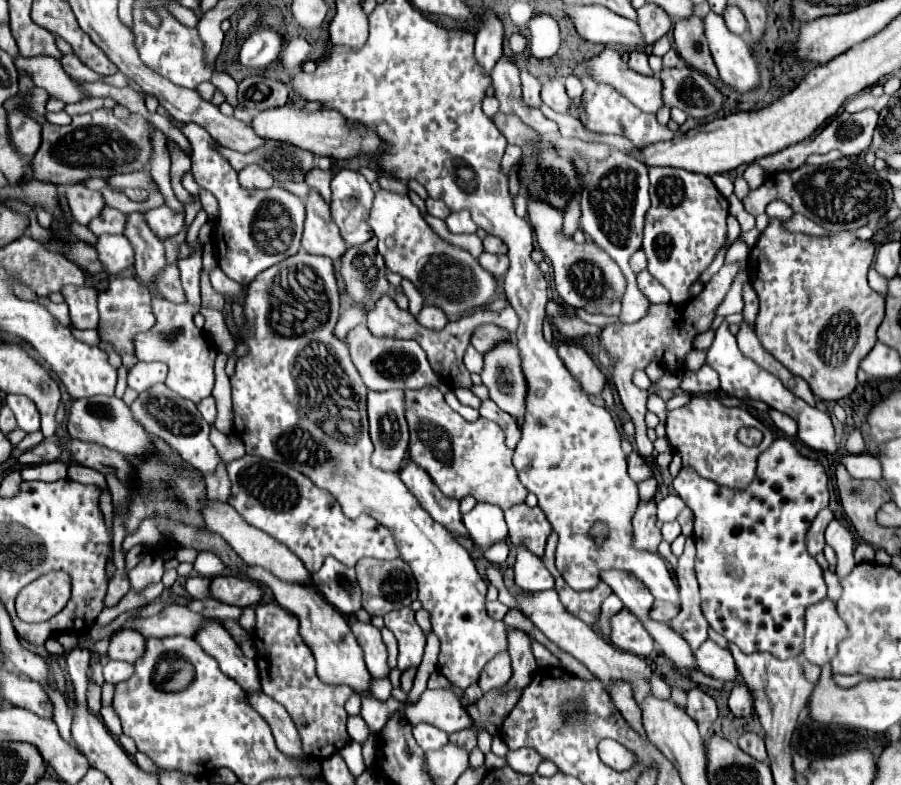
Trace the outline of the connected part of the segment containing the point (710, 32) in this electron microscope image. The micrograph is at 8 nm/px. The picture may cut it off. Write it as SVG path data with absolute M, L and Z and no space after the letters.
M714 12L704 18L704 28L722 82L740 94L758 88L762 84L760 68L742 36L732 34L726 28L724 18Z

